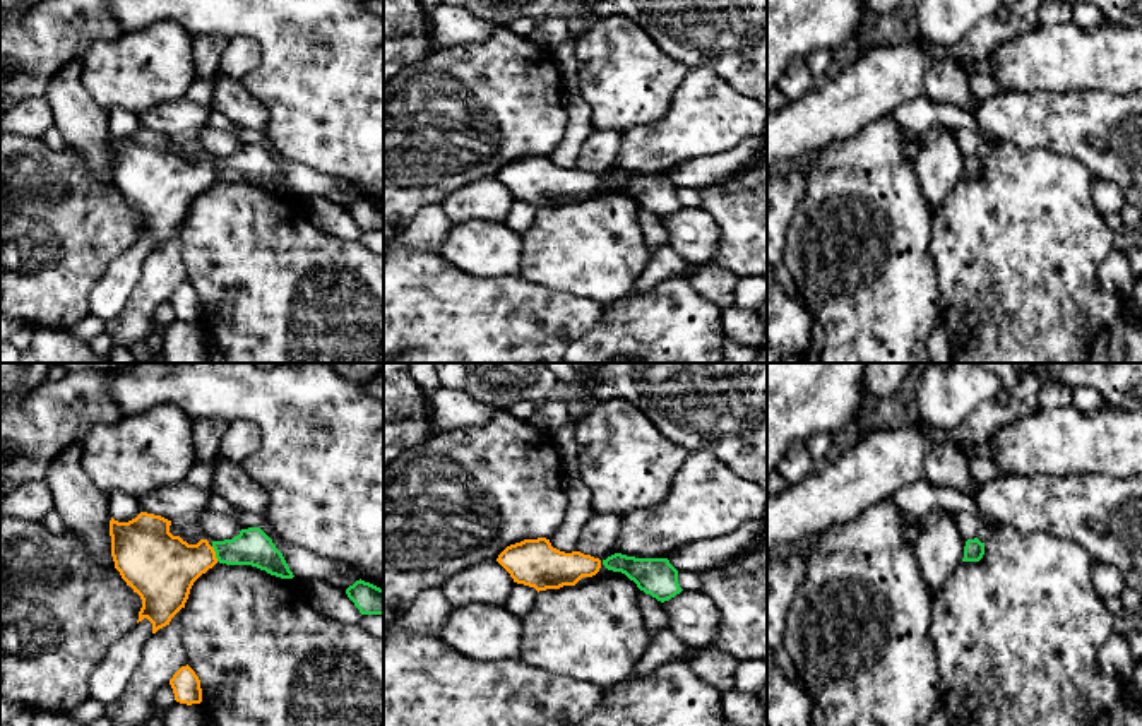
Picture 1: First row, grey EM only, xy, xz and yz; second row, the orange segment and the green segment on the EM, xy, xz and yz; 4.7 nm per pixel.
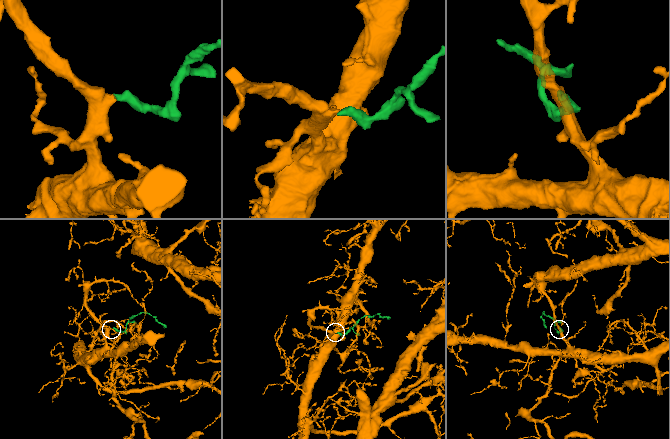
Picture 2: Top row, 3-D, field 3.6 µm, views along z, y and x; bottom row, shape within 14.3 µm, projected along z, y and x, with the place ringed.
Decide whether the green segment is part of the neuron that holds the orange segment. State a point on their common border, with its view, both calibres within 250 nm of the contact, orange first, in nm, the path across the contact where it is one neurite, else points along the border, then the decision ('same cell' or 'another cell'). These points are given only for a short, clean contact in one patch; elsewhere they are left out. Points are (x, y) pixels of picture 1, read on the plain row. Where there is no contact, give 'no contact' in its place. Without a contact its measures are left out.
xy (214, 170) | 320/180 nm | across xy (163, 184), (214, 170), (238, 168), (252, 163) | same cell

